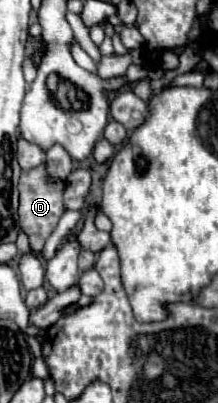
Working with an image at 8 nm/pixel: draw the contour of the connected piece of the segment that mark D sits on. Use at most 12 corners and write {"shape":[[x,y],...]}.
{"shape":[[21,171],[19,227],[41,255],[65,213],[65,183]]}

